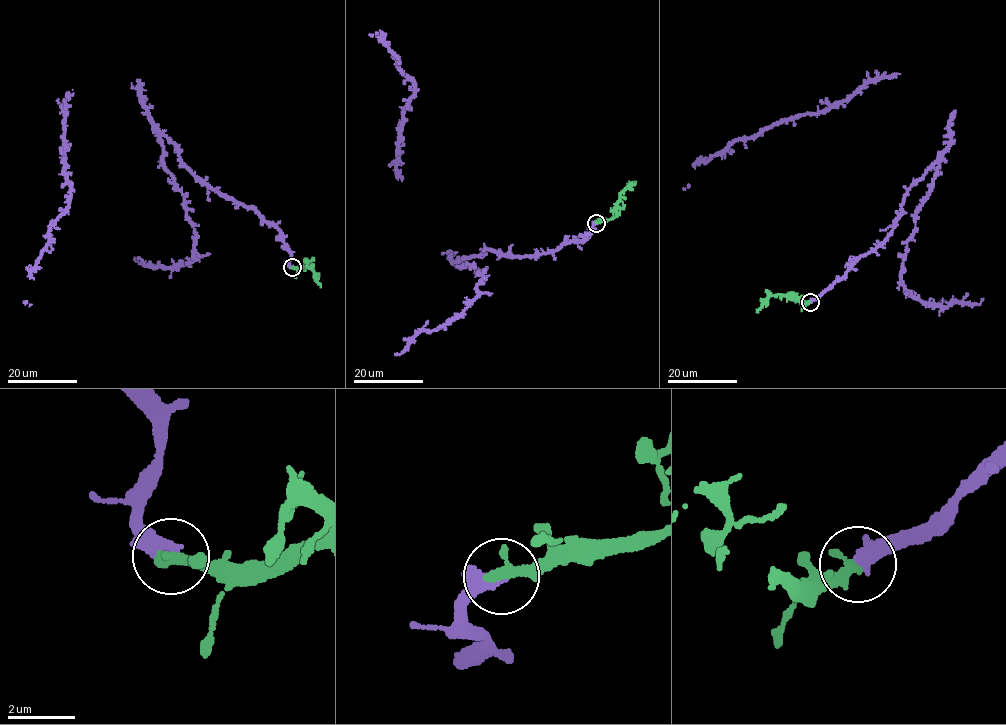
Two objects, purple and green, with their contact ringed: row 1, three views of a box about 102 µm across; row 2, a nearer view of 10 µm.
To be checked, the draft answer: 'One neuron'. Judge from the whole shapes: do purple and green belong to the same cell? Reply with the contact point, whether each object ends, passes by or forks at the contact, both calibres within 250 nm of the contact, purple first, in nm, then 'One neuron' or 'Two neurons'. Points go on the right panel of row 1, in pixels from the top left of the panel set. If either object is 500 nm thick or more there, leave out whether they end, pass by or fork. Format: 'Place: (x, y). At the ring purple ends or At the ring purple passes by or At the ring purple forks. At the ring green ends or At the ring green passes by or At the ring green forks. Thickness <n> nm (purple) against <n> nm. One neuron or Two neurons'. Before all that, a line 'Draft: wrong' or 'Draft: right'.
Draft: right
Place: (810, 302). At the ring purple passes by. At the ring green ends. Thickness 320 nm (purple) against 360 nm. One neuron

